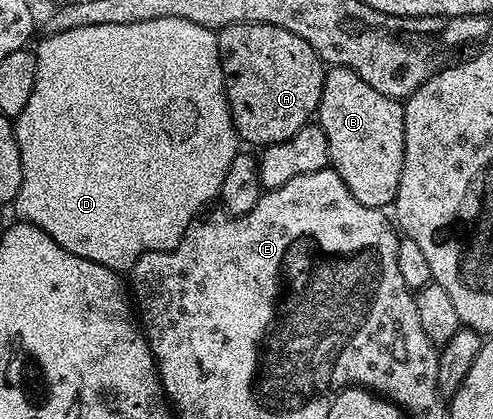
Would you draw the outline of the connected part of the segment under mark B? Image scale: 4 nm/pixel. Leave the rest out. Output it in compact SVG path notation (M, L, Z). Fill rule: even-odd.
M330 67L325 73L316 123L327 134L329 163L343 178L347 190L368 208L388 209L397 198L399 178L403 174L403 118L405 105L387 94L367 86L350 68Z

